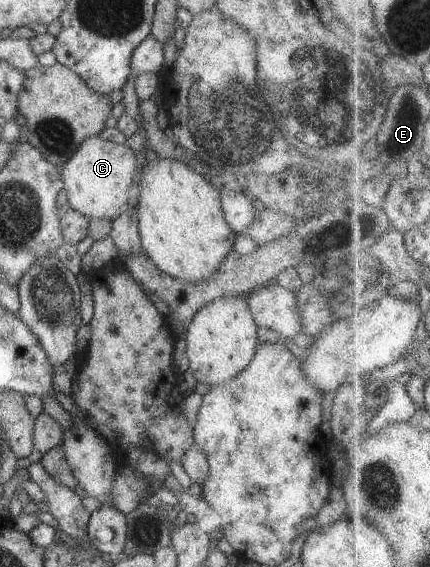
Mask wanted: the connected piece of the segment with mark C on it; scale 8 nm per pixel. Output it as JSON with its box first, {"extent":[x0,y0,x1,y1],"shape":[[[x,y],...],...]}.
{"extent":[60,134,139,219],"shape":[[[99,134],[87,137],[60,170],[67,203],[86,218],[113,219],[114,211],[125,208],[129,185],[139,170],[135,155],[126,144],[103,140]]]}

